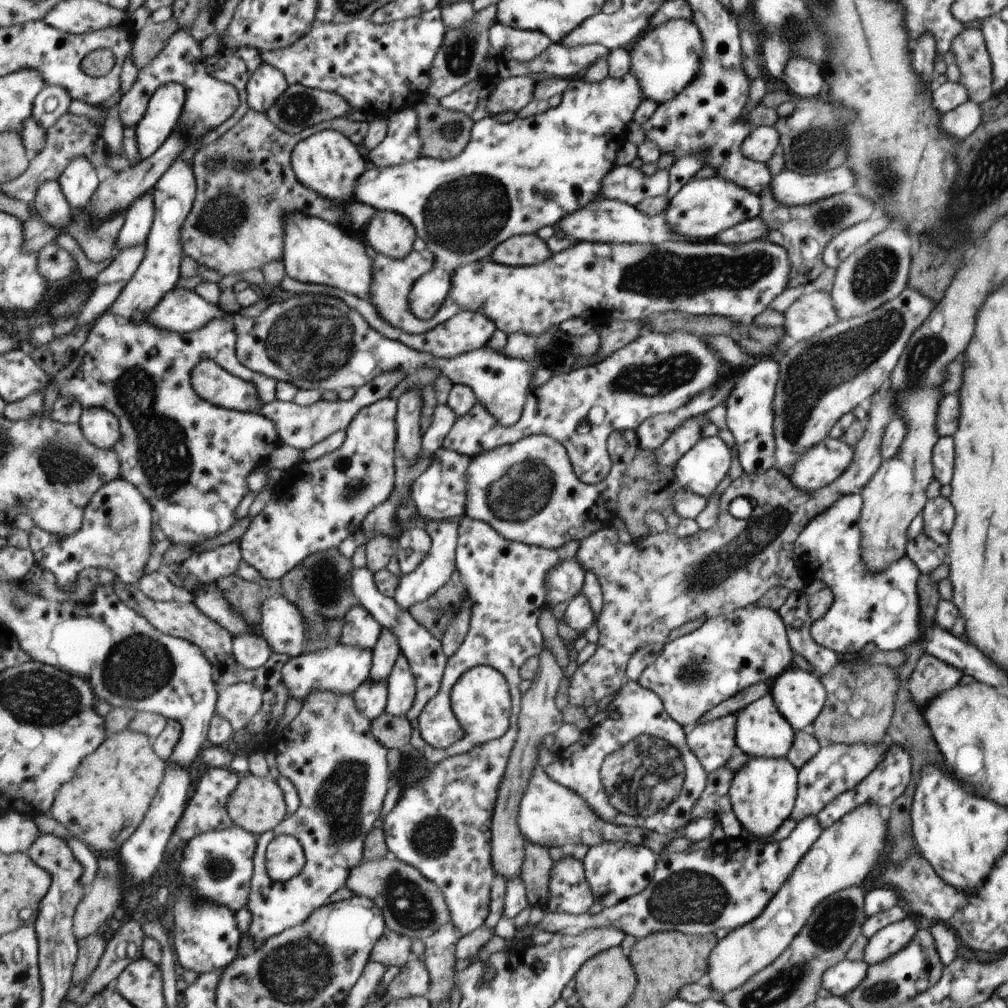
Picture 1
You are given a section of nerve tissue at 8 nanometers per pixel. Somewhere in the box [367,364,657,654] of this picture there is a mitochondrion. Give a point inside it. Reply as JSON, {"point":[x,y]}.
{"point":[523,488]}

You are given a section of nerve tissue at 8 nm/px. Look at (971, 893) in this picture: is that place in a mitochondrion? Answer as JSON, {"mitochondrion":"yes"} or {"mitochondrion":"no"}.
{"mitochondrion":"no"}

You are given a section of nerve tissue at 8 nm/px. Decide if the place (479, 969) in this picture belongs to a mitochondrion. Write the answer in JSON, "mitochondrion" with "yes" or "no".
{"mitochondrion":"no"}

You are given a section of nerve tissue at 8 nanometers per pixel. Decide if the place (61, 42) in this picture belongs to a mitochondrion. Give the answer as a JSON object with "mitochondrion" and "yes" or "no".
{"mitochondrion":"no"}

